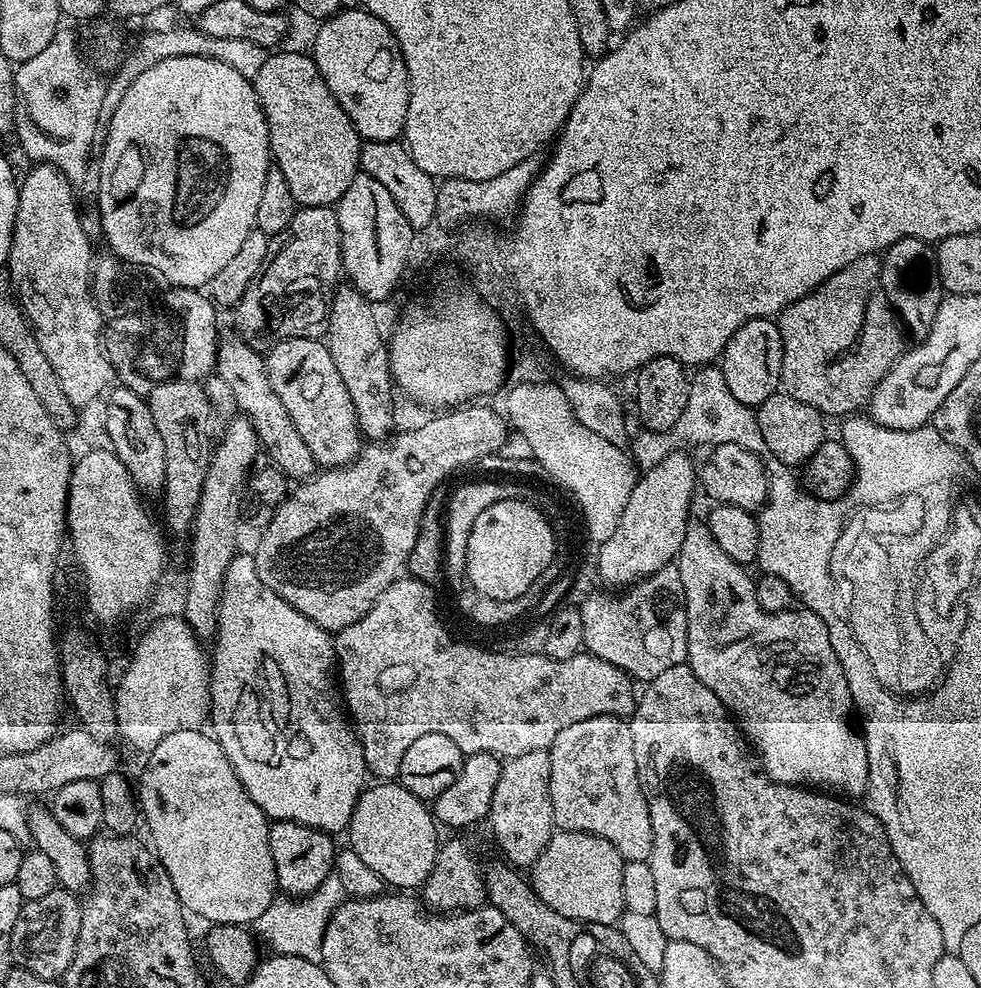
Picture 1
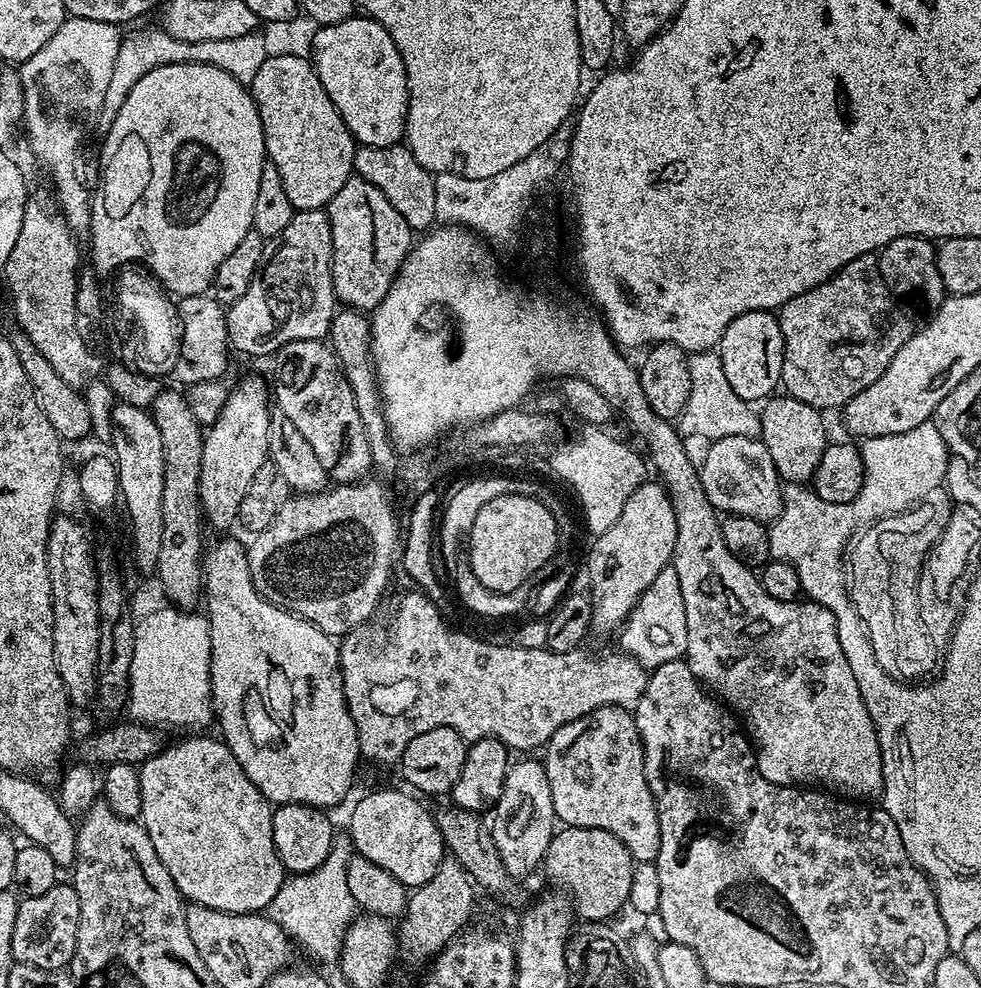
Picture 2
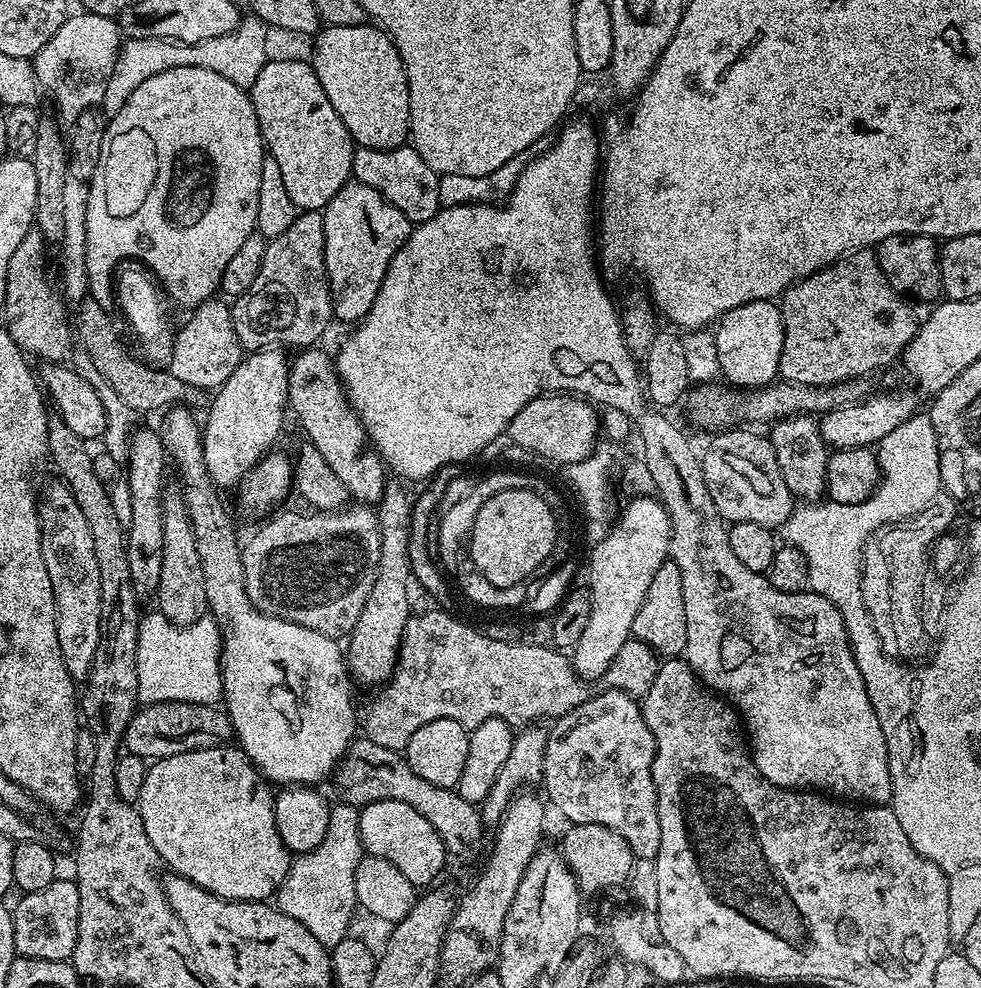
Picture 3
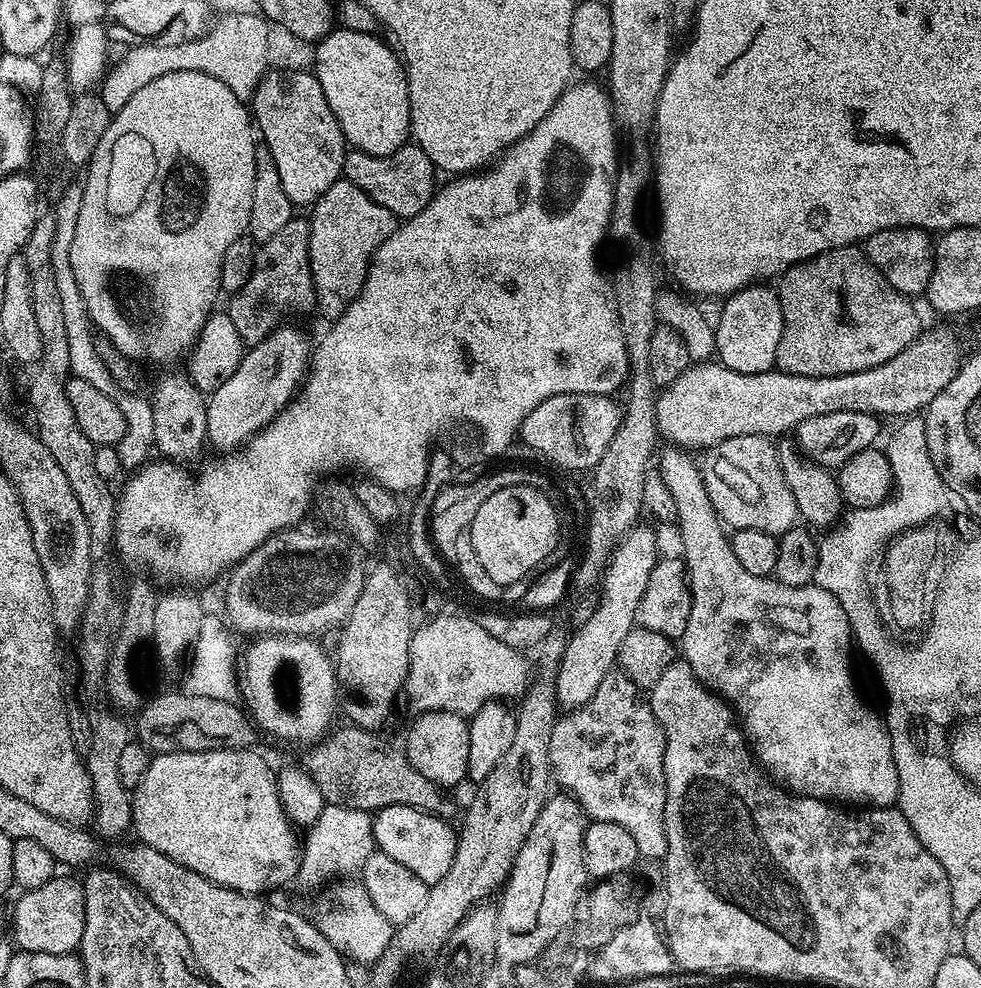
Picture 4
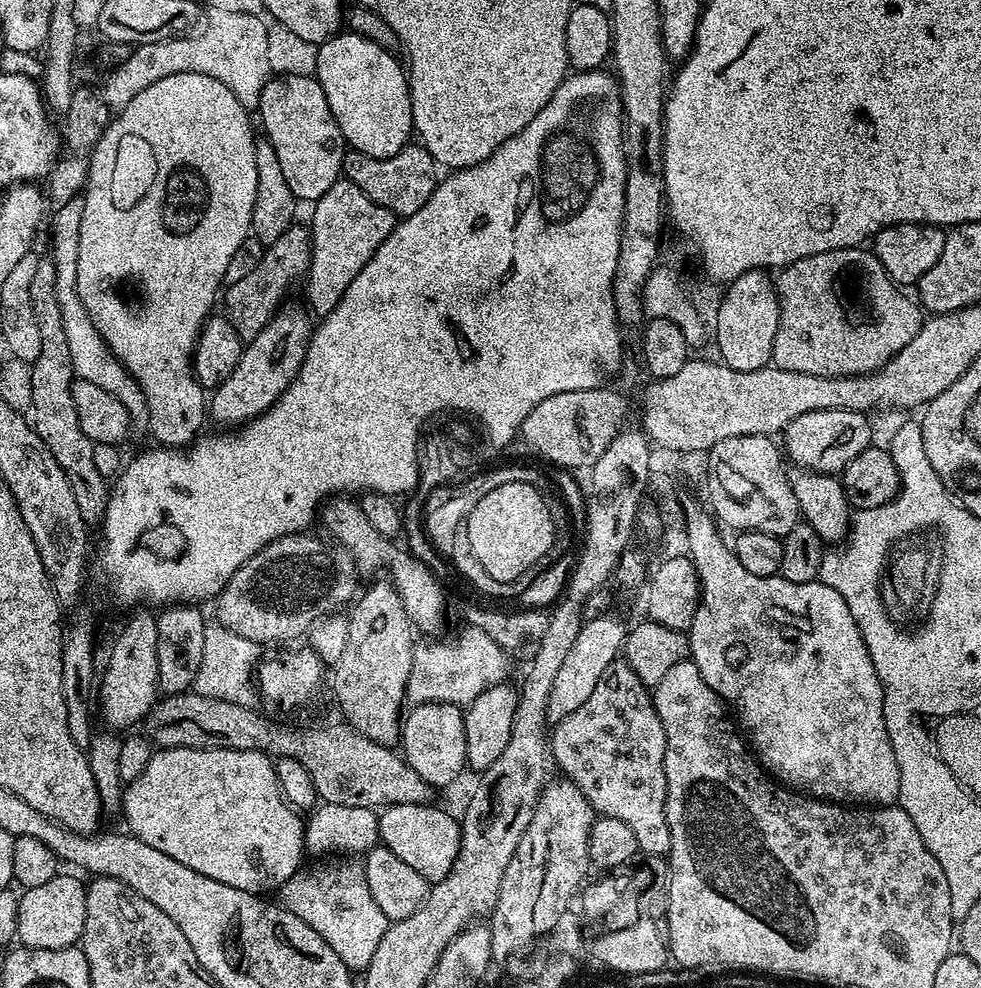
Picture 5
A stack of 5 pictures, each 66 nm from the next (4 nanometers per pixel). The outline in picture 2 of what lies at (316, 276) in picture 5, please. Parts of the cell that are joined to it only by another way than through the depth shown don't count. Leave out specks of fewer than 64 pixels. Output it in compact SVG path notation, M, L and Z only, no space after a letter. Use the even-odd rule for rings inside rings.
M355 174L330 198L326 211L332 239L332 285L337 301L345 309L371 314L386 298L393 276L412 249L414 230L386 202L386 194L378 186L370 186L370 182Z

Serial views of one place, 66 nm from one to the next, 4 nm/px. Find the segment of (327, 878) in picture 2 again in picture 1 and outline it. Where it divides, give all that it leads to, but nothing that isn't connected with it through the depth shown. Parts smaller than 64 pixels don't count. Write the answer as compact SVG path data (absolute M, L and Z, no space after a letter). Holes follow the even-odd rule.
M335 874L327 876L322 886L318 886L318 890L314 890L309 896L273 900L266 914L262 914L254 921L255 935L261 941L264 939L272 947L273 953L282 956L297 956L306 962L320 964L326 928L332 915L336 913L338 906L343 904L345 899L342 882L338 882Z

